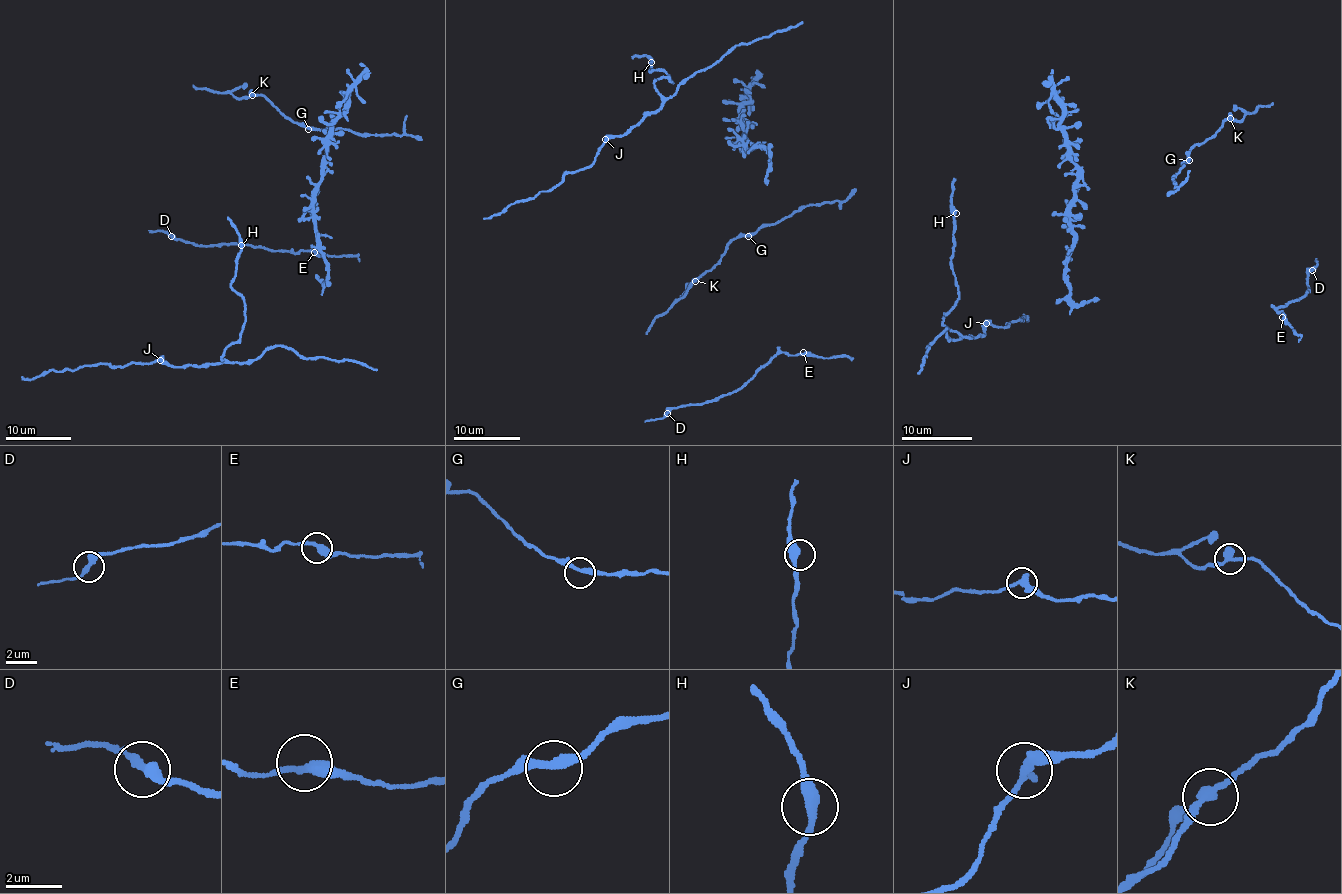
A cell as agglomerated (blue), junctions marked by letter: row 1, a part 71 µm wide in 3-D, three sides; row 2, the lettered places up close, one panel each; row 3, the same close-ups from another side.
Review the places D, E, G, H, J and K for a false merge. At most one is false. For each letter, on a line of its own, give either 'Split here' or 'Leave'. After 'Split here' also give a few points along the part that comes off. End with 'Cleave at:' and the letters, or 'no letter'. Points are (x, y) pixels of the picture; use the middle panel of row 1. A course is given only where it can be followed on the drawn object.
D: Leave
E: Leave
G: Leave
H: Leave
J: Leave
K: Leave
Cleave at: no letter

